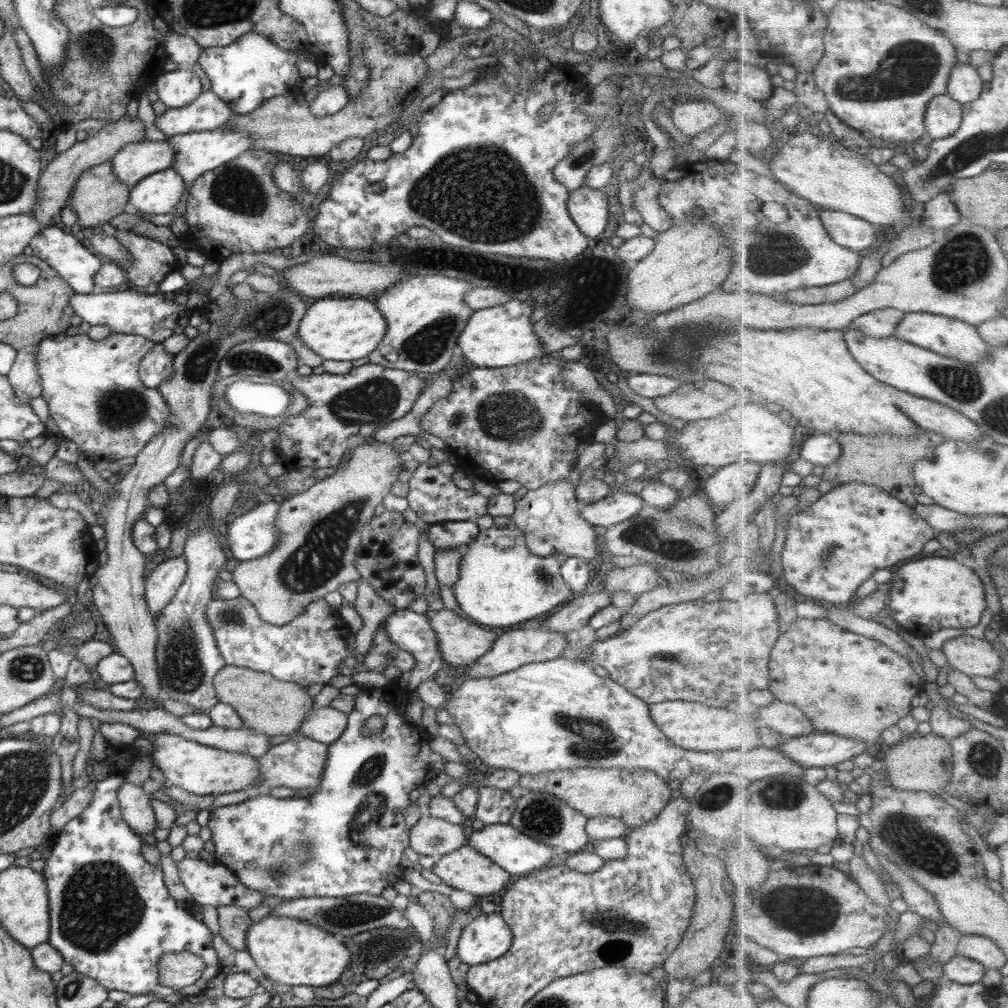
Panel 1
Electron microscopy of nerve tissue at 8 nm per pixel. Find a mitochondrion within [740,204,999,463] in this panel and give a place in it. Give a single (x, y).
(964, 259)

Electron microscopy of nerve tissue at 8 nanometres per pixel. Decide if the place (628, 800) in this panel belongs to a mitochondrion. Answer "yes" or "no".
no

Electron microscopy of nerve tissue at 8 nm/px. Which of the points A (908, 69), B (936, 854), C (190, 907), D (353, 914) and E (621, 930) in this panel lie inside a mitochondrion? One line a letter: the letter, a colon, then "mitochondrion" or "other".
A: mitochondrion
B: mitochondrion
C: other
D: mitochondrion
E: mitochondrion

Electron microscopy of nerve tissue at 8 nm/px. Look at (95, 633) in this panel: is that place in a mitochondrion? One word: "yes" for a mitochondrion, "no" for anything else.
no

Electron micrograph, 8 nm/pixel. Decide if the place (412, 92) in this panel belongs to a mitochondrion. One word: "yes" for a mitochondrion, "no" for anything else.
no

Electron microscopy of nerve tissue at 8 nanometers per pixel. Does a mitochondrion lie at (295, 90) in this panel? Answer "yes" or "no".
no

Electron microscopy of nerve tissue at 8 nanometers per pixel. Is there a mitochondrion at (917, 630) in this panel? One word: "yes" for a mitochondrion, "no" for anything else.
no

